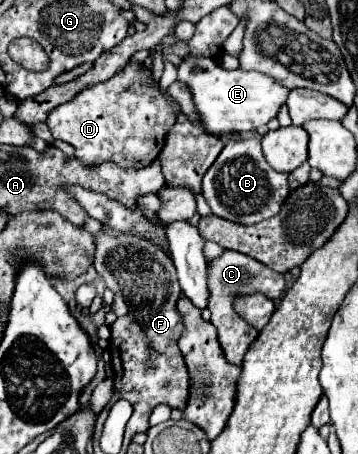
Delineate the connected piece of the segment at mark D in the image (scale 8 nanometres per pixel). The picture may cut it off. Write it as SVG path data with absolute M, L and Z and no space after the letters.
M129 61L109 81L87 87L69 103L55 107L45 123L55 139L75 147L75 157L85 165L115 161L123 167L145 167L157 159L175 117L159 87L151 85L151 71L143 69L141 62Z

